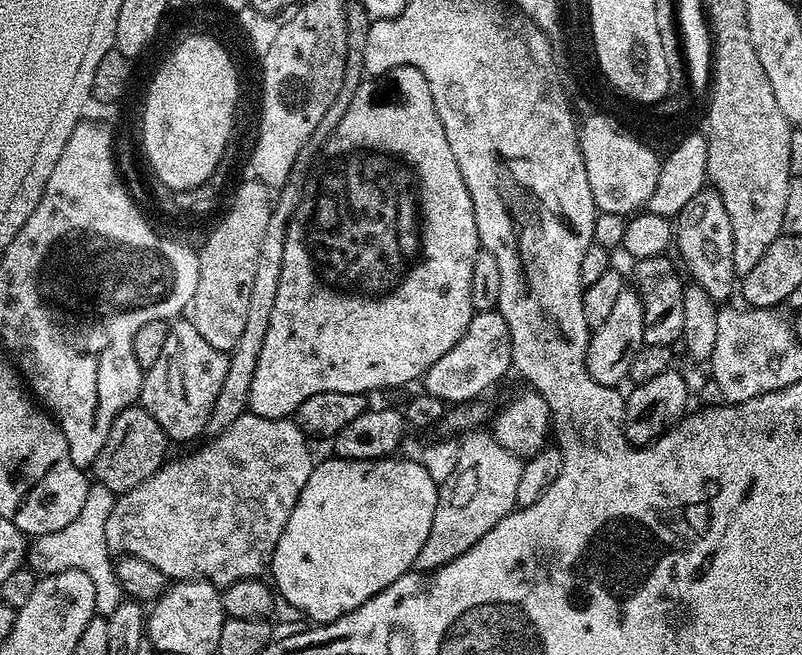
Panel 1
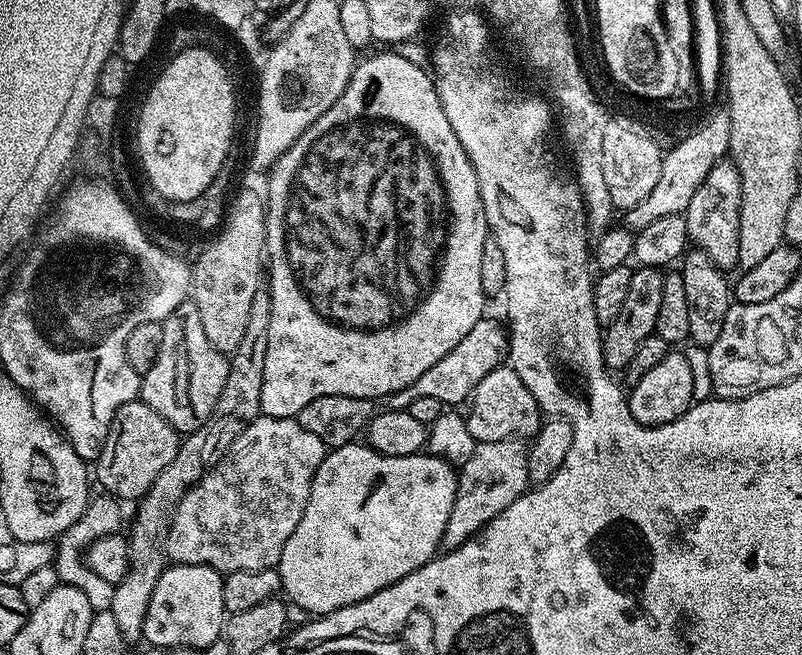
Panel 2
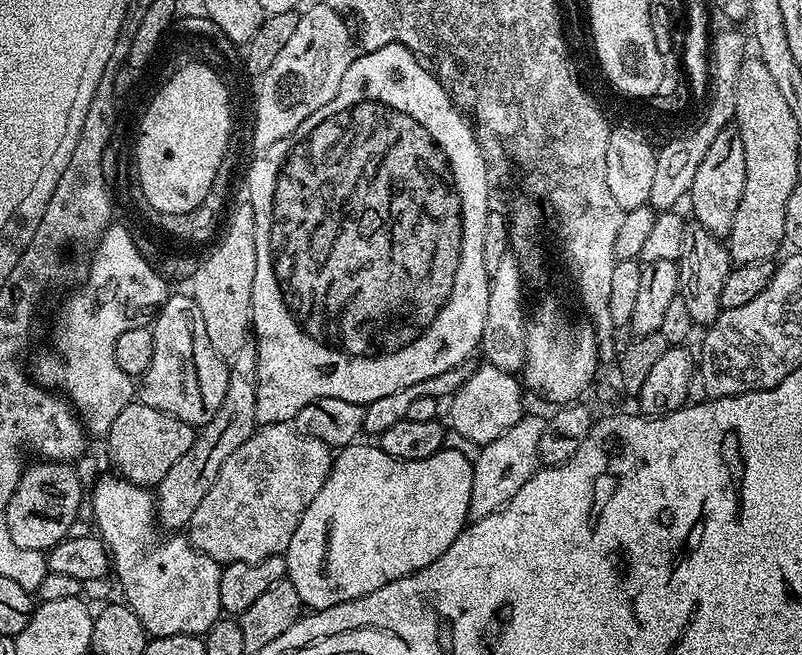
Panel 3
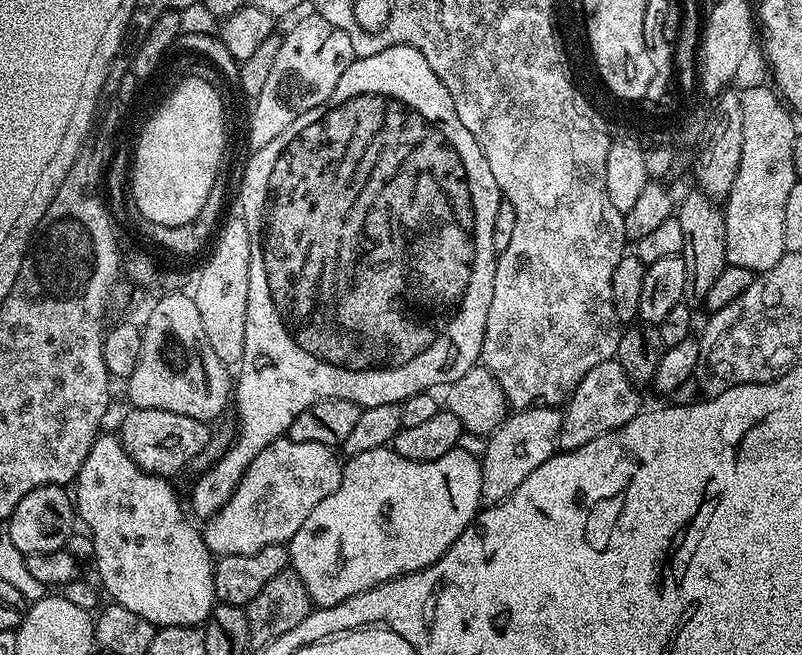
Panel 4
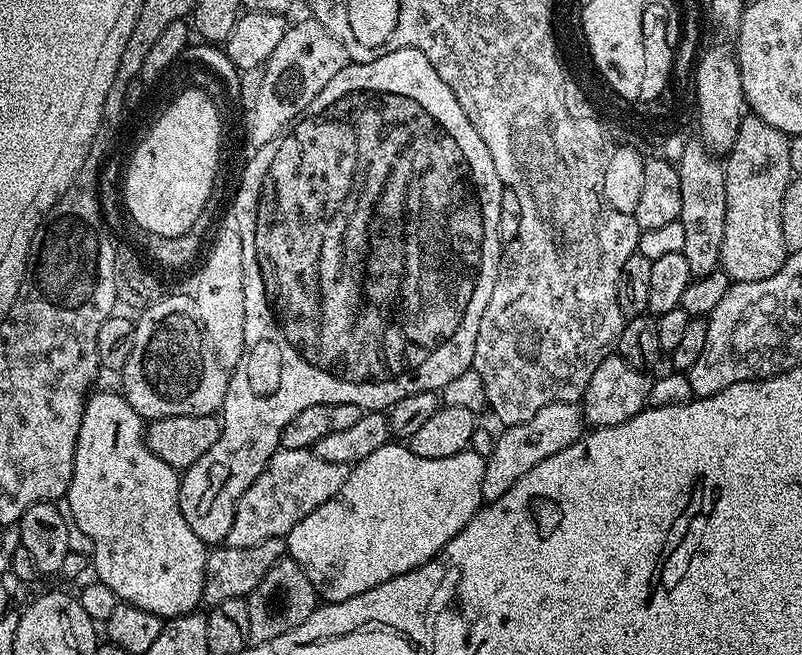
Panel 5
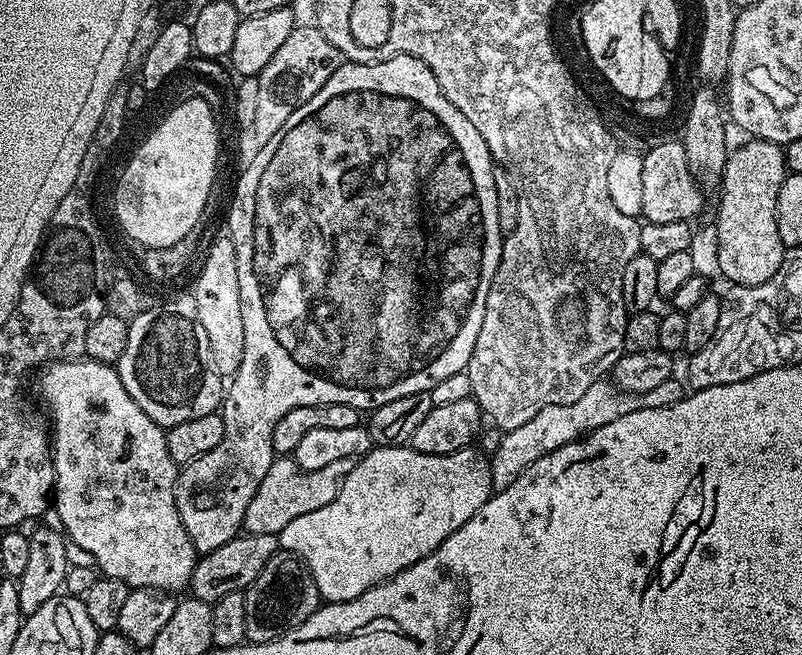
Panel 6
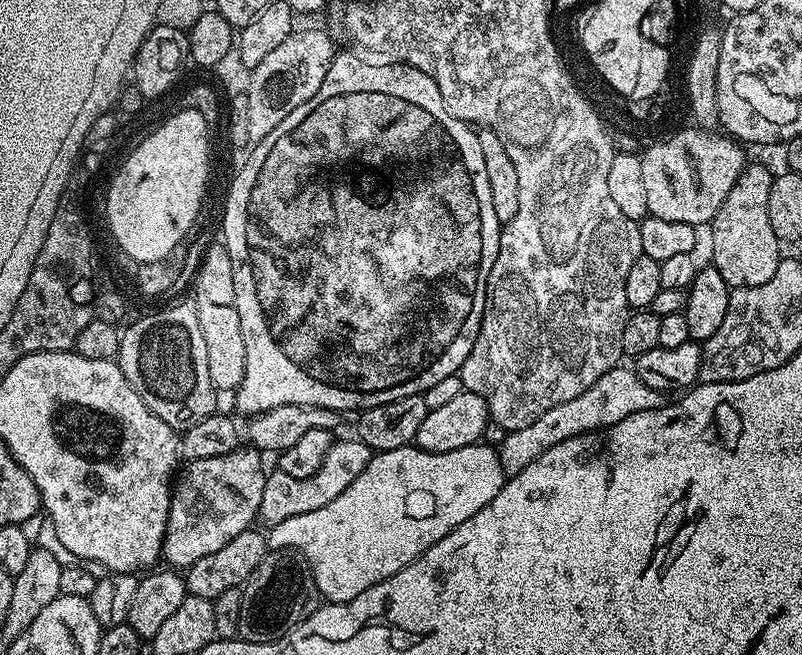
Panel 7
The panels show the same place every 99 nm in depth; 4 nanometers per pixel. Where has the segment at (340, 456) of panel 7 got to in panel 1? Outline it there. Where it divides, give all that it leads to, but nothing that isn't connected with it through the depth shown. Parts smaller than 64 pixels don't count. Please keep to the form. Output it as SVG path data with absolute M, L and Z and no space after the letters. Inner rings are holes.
M246 411L224 432L213 435L209 444L201 446L197 452L192 452L188 457L180 456L169 459L146 482L138 482L134 490L126 490L117 495L114 510L110 510L110 518L106 518L106 534L102 537L108 551L116 556L133 556L140 558L160 570L169 581L182 580L209 580L212 584L223 586L233 584L239 580L255 580L263 577L269 571L274 554L274 546L278 546L278 538L282 538L282 530L286 530L286 522L290 522L290 510L294 510L294 502L298 502L298 494L302 494L302 486L306 486L306 478L310 478L314 467L312 452L308 449L309 437L297 426L295 419L262 418Z

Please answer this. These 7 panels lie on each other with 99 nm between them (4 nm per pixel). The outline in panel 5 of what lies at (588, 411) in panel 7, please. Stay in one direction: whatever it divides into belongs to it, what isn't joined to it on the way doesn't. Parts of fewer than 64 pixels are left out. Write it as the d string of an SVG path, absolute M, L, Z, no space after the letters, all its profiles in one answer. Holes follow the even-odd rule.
M554 402L550 406L542 406L542 410L534 414L534 418L505 427L503 431L497 438L492 453L487 453L484 462L482 494L488 502L502 498L502 494L506 494L506 490L510 490L510 486L514 486L518 478L534 470L538 462L550 458L550 454L566 450L566 446L580 439L586 431L586 421L579 403Z

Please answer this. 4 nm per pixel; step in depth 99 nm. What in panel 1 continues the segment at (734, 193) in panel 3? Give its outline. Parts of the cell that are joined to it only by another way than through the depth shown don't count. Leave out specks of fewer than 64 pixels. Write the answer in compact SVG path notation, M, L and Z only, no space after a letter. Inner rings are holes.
M705 186L674 218L674 248L680 251L691 279L710 298L717 302L728 302L738 288L738 277L734 270L734 230L730 230L730 214L726 214L726 202L715 188Z

